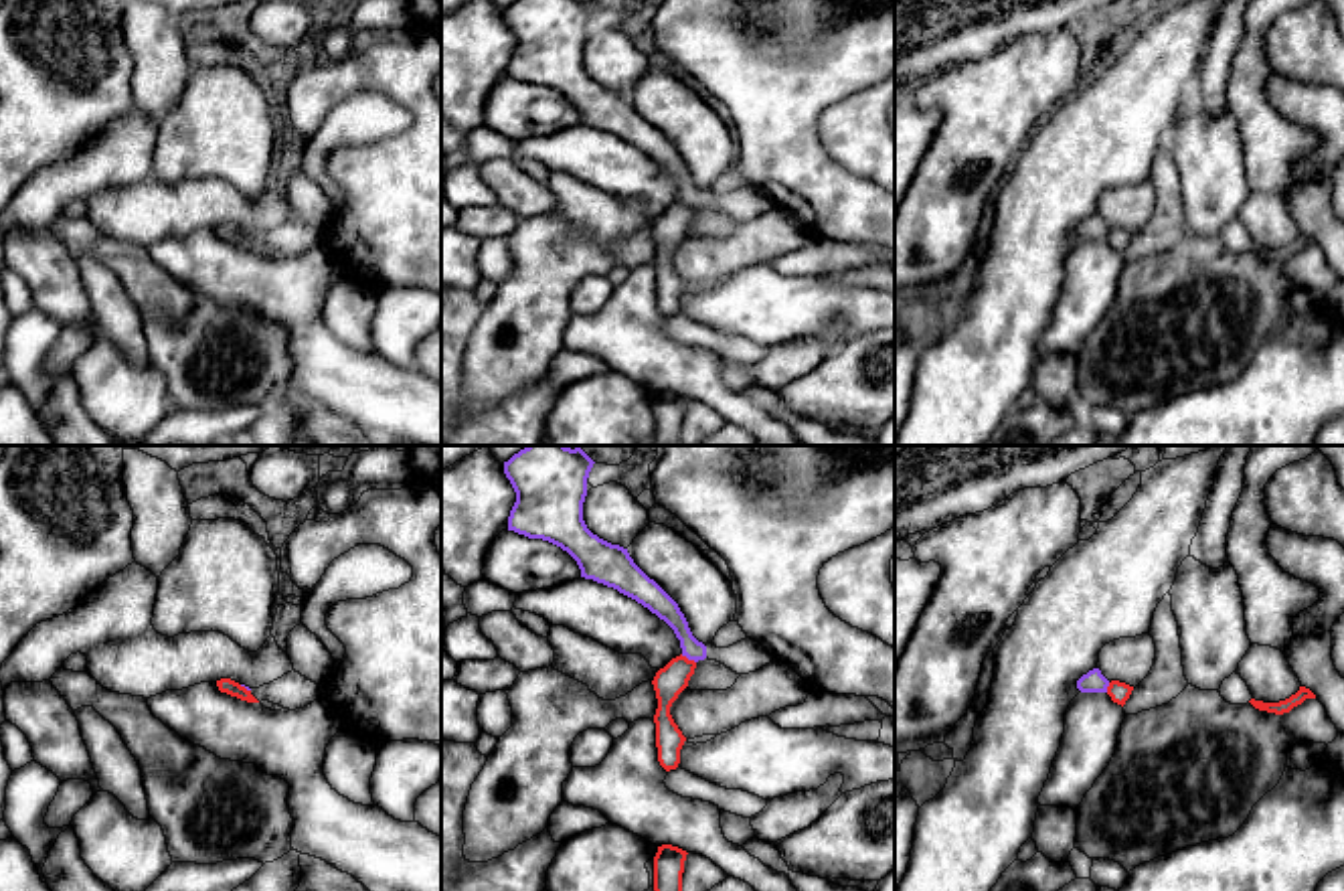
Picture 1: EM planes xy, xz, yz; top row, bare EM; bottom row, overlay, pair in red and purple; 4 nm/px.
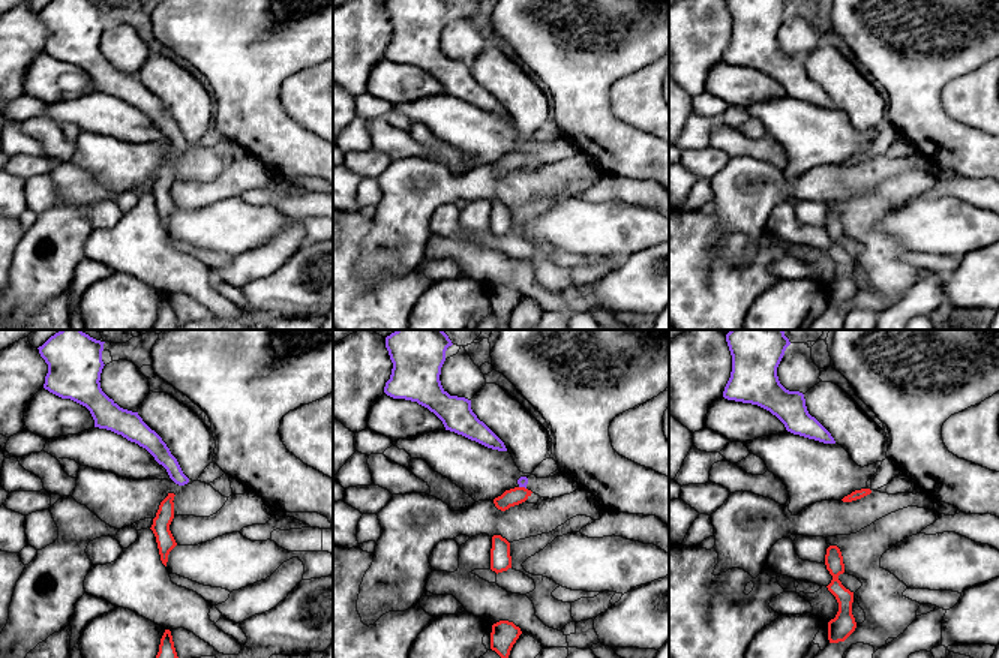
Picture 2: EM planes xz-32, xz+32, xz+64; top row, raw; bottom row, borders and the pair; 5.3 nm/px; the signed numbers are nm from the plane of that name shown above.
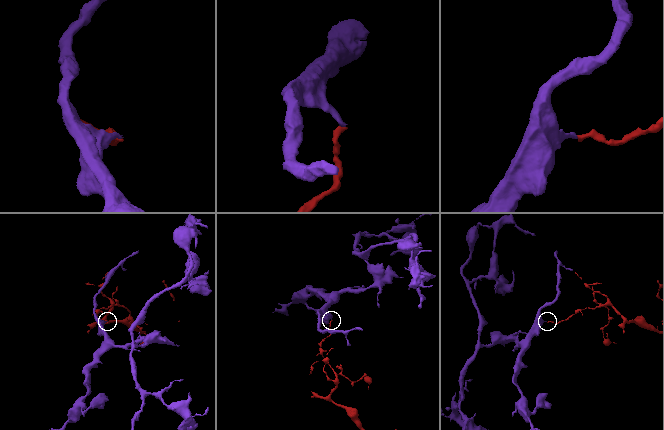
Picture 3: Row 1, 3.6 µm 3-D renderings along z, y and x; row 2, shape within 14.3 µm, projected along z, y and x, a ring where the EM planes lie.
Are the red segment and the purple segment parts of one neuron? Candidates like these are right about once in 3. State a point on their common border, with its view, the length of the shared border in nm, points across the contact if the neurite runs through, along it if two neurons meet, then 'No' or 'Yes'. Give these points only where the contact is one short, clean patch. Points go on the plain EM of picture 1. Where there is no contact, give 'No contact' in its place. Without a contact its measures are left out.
Touches red at xz (687, 205). Shared border 70 nm. Boundary: xz (681, 201), (695, 209). No

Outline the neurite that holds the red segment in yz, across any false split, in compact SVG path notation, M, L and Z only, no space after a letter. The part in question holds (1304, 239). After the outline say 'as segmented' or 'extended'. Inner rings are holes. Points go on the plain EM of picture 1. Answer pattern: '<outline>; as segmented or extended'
M1299 233L1295 241L1279 249L1263 249L1255 245L1251 245L1249 249L1259 257L1283 261L1283 259L1289 259L1293 253L1301 251L1306 245L1316 245L1316 241L1310 235Z; as segmented

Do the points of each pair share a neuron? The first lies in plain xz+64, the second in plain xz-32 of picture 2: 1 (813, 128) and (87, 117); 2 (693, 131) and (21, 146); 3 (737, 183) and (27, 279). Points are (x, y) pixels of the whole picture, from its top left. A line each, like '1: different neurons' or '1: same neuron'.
1: same neuron
2: same neuron
3: same neuron

